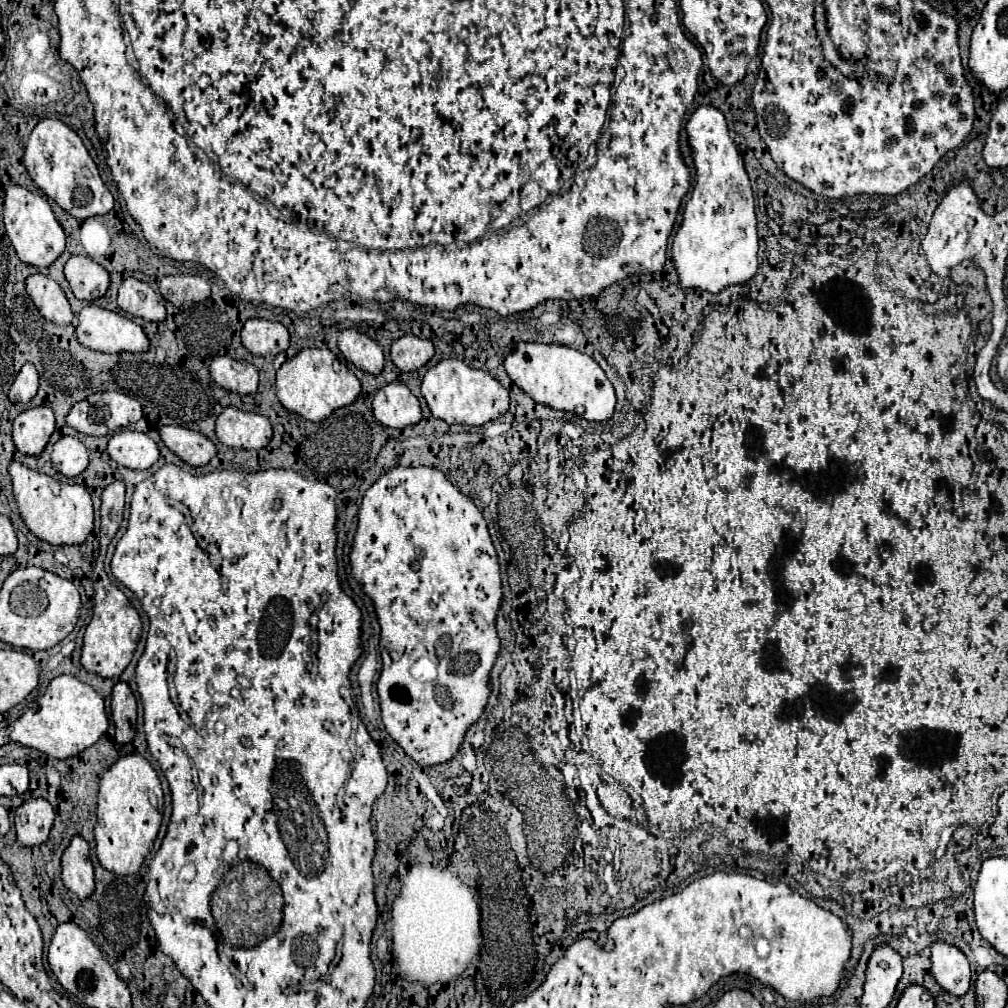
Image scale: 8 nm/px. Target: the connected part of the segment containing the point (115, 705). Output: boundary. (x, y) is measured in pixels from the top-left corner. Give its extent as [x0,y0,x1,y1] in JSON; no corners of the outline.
[112,682,136,742]

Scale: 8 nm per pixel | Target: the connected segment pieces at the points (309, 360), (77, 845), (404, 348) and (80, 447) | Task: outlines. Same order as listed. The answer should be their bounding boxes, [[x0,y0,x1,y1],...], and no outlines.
[[276,348,360,422],[60,836,94,900],[390,334,434,372],[52,436,88,478]]

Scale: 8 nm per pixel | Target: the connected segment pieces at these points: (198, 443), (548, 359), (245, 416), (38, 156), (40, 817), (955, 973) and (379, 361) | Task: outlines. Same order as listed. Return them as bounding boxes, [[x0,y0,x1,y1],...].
[[160,426,216,466],[504,342,616,422],[216,406,272,448],[24,118,114,220],[14,798,54,846],[930,942,970,996],[338,328,384,376]]

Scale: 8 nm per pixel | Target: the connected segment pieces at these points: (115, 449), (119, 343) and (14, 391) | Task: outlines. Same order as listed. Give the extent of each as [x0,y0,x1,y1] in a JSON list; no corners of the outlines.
[[108,430,160,470],[76,304,150,354],[8,364,38,404]]

